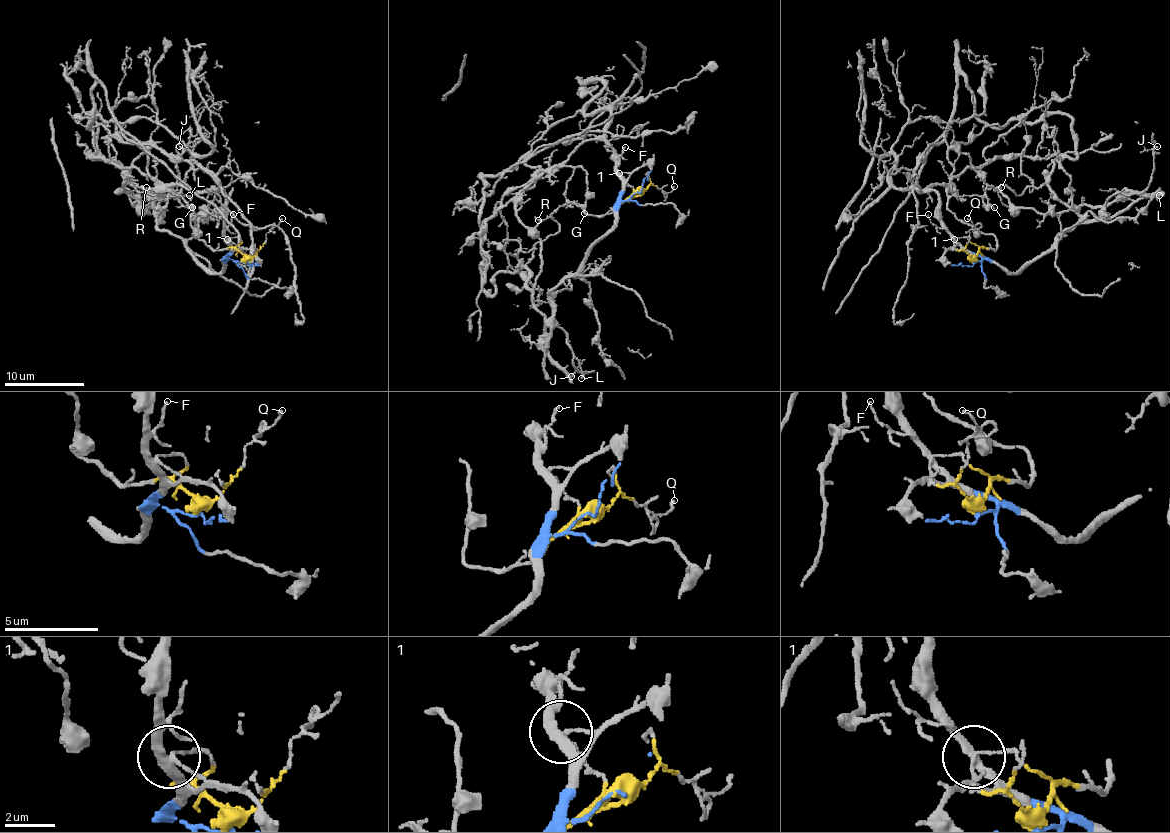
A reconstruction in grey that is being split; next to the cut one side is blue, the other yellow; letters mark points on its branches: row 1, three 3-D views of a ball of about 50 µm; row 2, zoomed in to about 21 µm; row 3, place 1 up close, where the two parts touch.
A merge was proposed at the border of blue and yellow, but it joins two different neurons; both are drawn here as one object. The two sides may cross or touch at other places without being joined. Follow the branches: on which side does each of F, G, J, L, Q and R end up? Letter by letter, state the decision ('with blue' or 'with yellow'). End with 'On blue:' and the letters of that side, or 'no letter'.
F: with blue
G: with yellow
J: with blue
L: with blue
Q: with yellow
R: with yellow
On blue: F, J, L

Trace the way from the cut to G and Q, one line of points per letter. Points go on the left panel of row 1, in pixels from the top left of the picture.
G: (244, 262), (244, 256), (234, 248), (208, 248), (194, 238), (194, 214), (180, 196), (172, 196), (192, 208)
Q: (244, 262), (258, 250), (282, 218)

